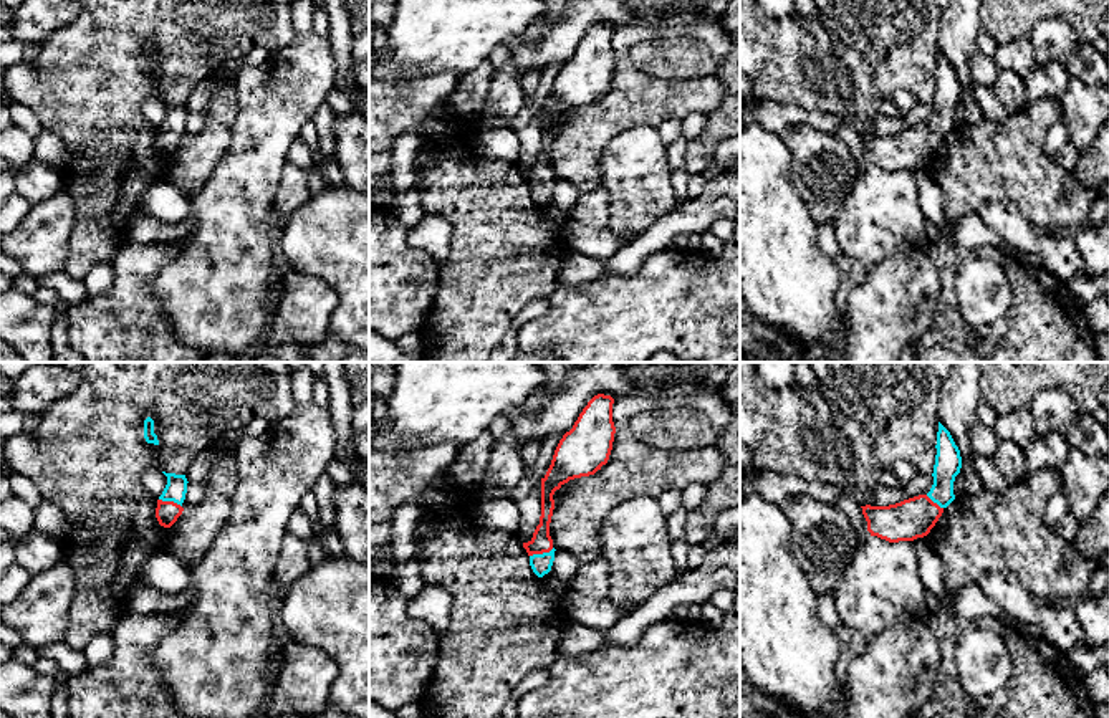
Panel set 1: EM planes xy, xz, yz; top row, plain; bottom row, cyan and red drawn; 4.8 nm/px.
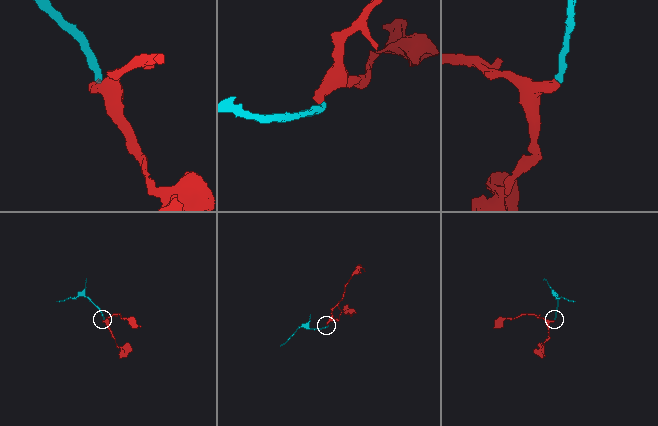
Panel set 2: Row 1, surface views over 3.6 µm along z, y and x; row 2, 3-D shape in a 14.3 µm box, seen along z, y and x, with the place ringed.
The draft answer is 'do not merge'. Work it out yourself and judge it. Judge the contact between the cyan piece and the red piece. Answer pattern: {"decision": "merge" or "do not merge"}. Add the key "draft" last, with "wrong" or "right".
{"decision": "merge", "draft": "wrong"}

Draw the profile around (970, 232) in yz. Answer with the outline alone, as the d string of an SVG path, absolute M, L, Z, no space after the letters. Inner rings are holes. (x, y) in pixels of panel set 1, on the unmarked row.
M977 213L962 217L952 227L952 242L958 248L977 250L980 247L1000 248L1006 256L1011 256L1028 266L1041 266L1041 256L1033 250L1013 250L1011 245L991 227L988 227Z

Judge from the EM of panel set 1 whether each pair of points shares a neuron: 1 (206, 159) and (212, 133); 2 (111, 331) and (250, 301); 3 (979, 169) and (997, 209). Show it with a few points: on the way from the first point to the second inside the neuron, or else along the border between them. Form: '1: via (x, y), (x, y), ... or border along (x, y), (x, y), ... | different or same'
1: via (206, 153), (212, 139) | same
2: border along (154, 282), (154, 298), (166, 325), (184, 344) | different
3: border along (975, 212), (987, 201), (1008, 201), (1027, 222) | different

